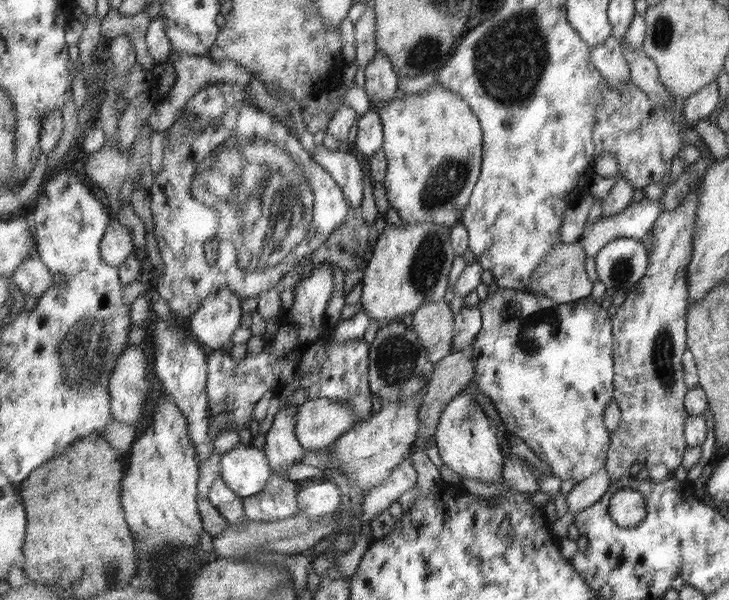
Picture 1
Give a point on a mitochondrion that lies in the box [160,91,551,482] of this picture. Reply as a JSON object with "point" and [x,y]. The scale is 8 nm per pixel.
{"point":[254,182]}

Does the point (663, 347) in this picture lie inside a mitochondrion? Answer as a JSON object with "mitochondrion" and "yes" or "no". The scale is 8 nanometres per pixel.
{"mitochondrion":"yes"}

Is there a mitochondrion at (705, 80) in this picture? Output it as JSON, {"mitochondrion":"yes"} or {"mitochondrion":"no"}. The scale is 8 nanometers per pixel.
{"mitochondrion":"no"}

